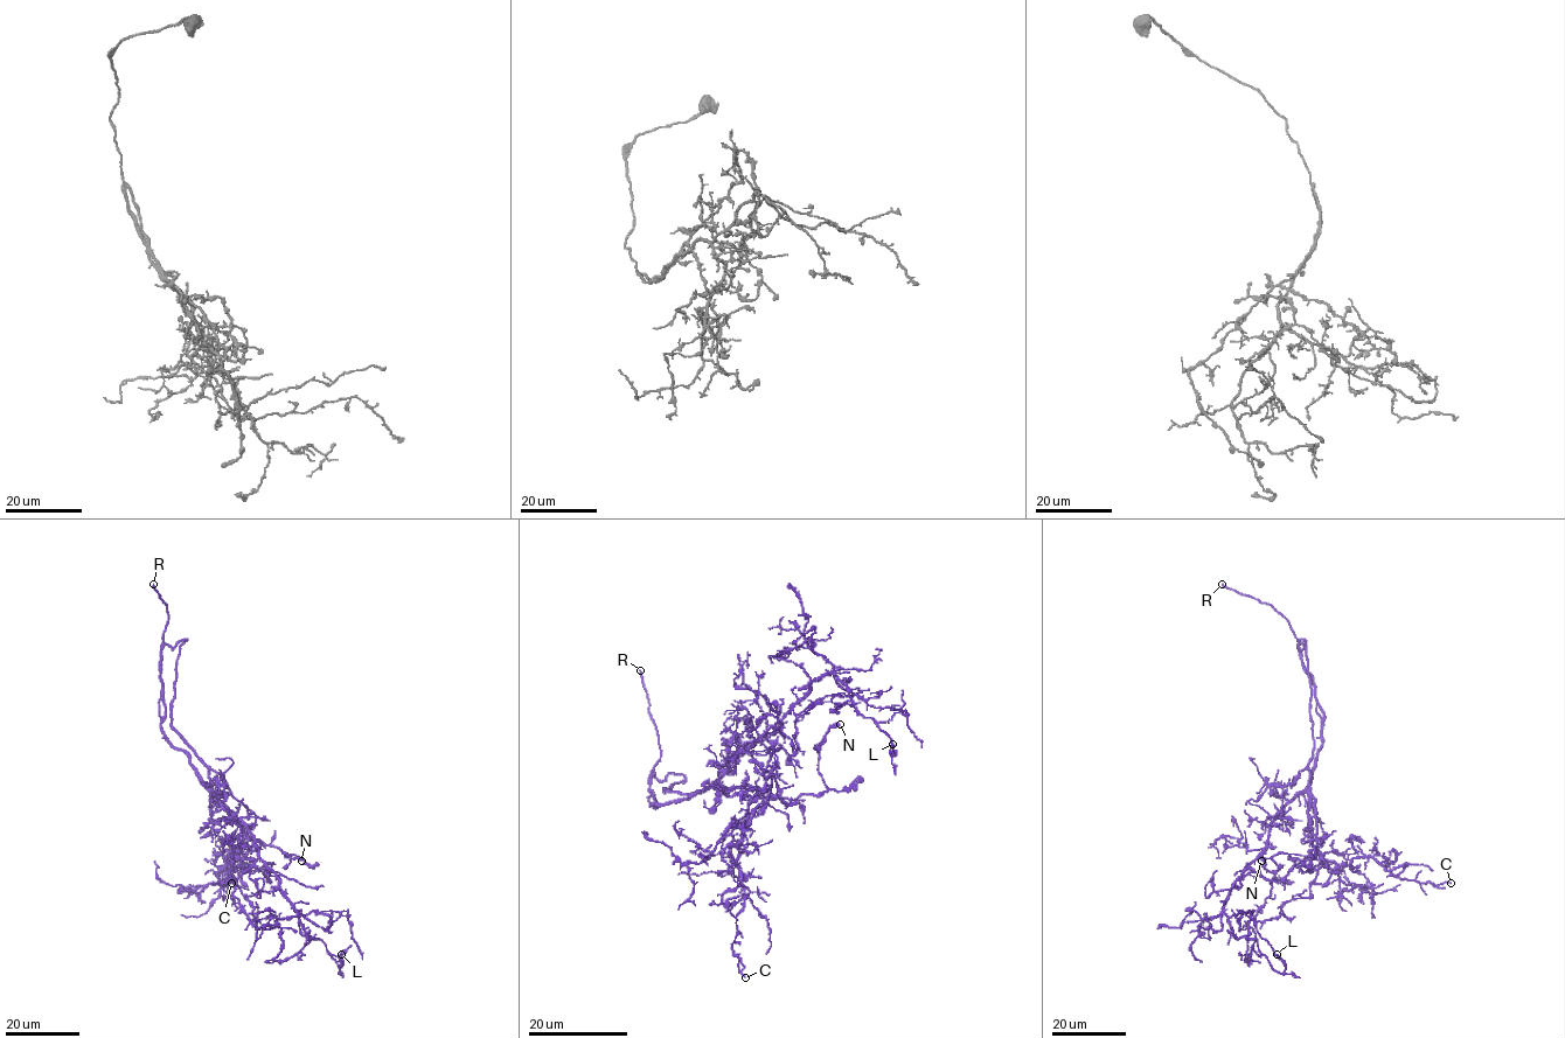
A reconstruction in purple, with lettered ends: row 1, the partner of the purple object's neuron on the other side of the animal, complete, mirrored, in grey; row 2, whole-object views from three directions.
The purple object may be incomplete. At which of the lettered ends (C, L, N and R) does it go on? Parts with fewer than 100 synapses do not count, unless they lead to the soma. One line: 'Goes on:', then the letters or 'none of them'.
Goes on: R

